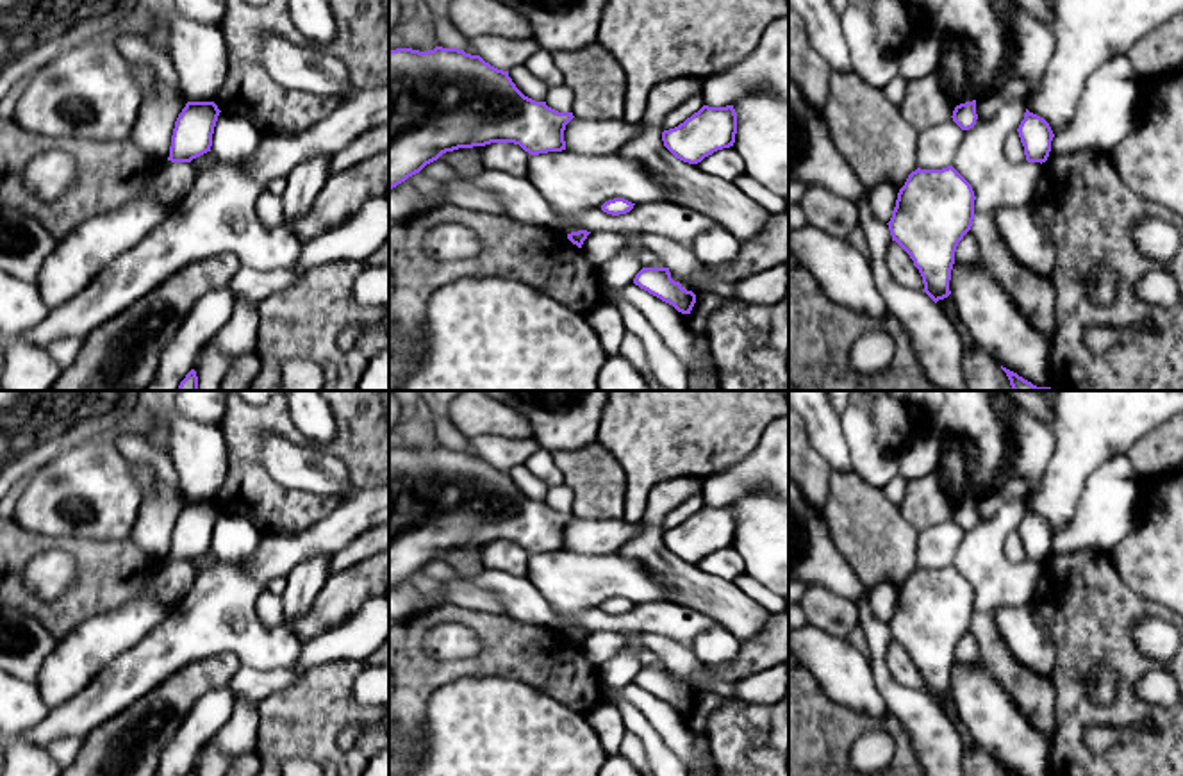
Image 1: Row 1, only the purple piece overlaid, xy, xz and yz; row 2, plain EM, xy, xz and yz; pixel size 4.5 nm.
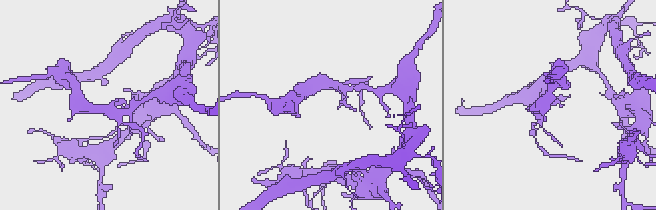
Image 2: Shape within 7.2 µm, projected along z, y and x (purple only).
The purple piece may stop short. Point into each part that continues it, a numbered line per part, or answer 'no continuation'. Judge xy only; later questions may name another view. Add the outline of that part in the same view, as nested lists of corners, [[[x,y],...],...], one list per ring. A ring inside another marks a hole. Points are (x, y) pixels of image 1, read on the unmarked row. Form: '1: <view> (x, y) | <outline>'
no continuation

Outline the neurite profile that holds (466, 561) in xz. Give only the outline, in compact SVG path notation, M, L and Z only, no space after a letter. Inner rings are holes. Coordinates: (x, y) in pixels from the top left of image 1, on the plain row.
M484 546L459 548L453 551L443 553L439 558L448 562L459 576L471 578L484 571L480 564L480 551Z

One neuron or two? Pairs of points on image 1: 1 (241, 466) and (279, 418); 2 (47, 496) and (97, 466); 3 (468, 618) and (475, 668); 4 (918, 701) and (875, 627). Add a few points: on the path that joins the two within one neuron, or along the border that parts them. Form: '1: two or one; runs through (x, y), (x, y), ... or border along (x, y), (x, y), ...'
1: one; runs through (241, 450), (241, 437), (263, 418)
2: one; runs through (59, 496), (66, 496), (84, 478)
3: one; runs through (480, 628), (486, 634), (486, 655)
4: one; runs through (896, 691), (884, 678), (878, 666), (878, 648)

